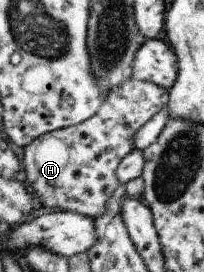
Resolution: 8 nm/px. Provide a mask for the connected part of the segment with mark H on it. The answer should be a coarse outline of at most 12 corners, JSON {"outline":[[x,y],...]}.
{"outline":[[135,79],[22,150],[41,205],[105,214],[168,91]]}

